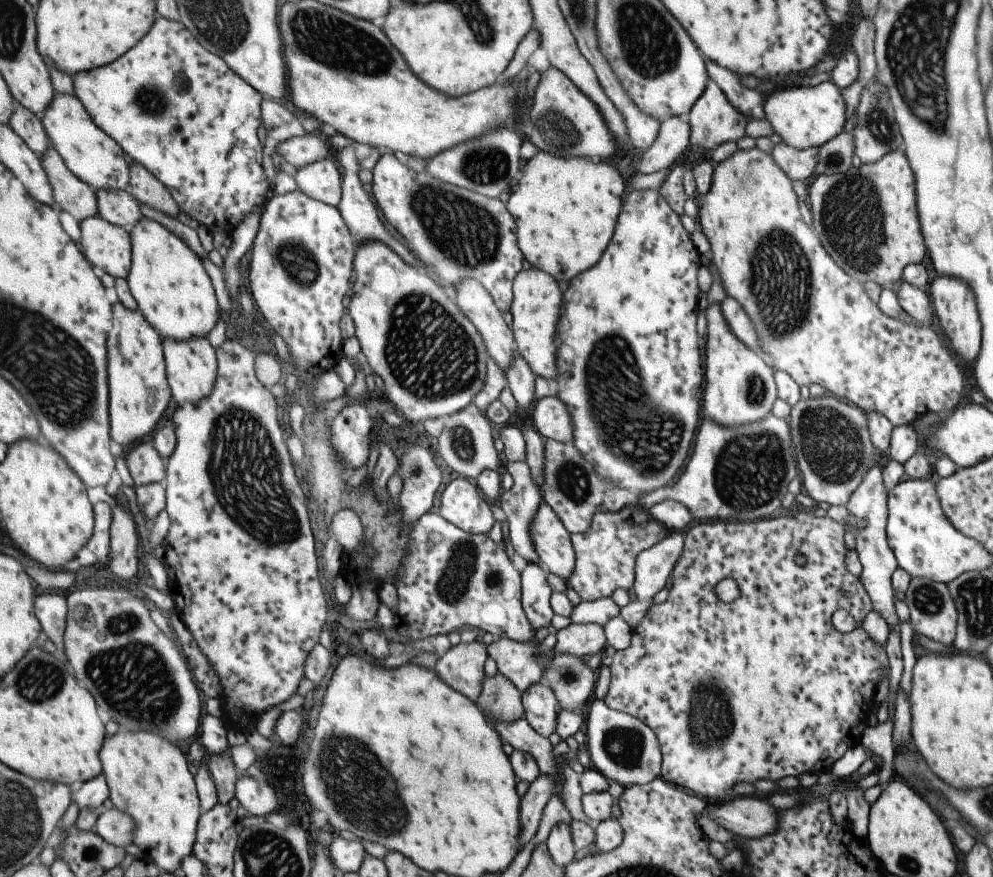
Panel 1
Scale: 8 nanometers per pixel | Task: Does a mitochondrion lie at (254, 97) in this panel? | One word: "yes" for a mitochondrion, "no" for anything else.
no

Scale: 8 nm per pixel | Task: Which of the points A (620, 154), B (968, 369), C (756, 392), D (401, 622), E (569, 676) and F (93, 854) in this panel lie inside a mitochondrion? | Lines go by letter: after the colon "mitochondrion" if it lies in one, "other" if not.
A: other
B: other
C: mitochondrion
D: other
E: mitochondrion
F: mitochondrion

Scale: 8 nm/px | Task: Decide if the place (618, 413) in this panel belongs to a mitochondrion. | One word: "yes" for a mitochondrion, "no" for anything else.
yes

